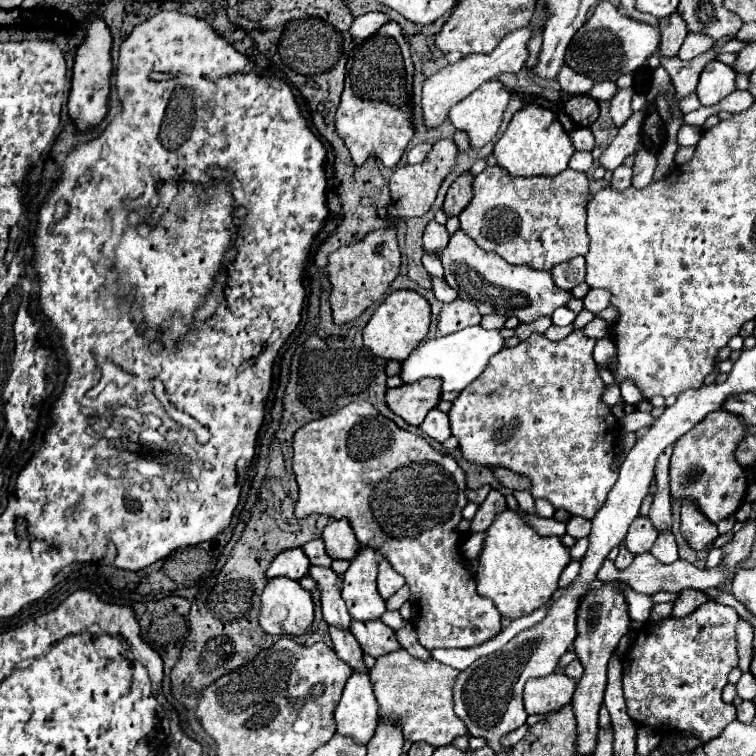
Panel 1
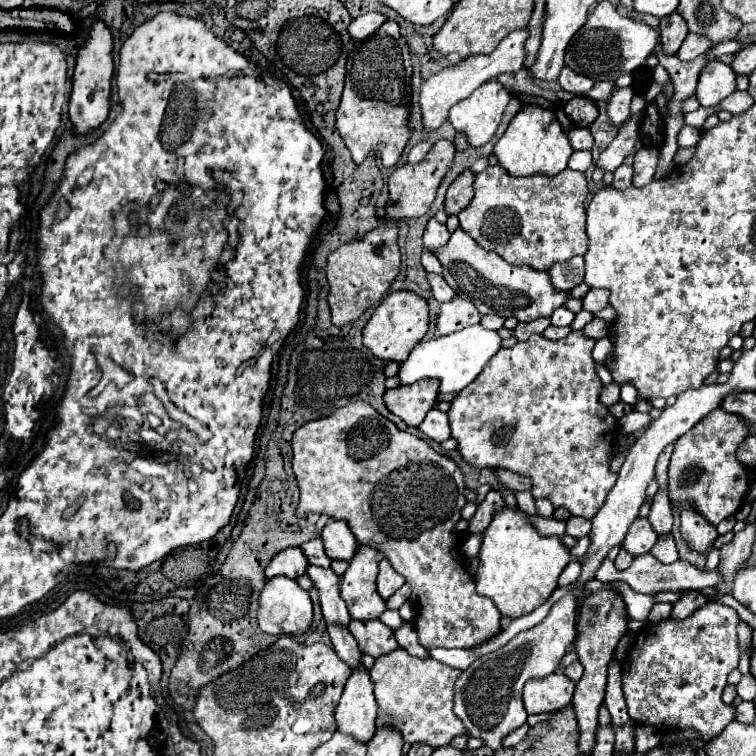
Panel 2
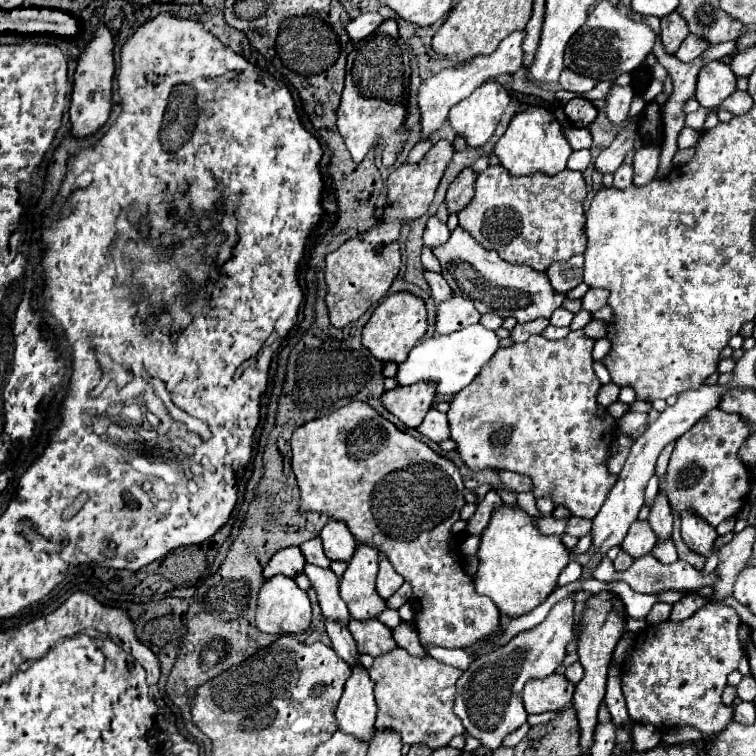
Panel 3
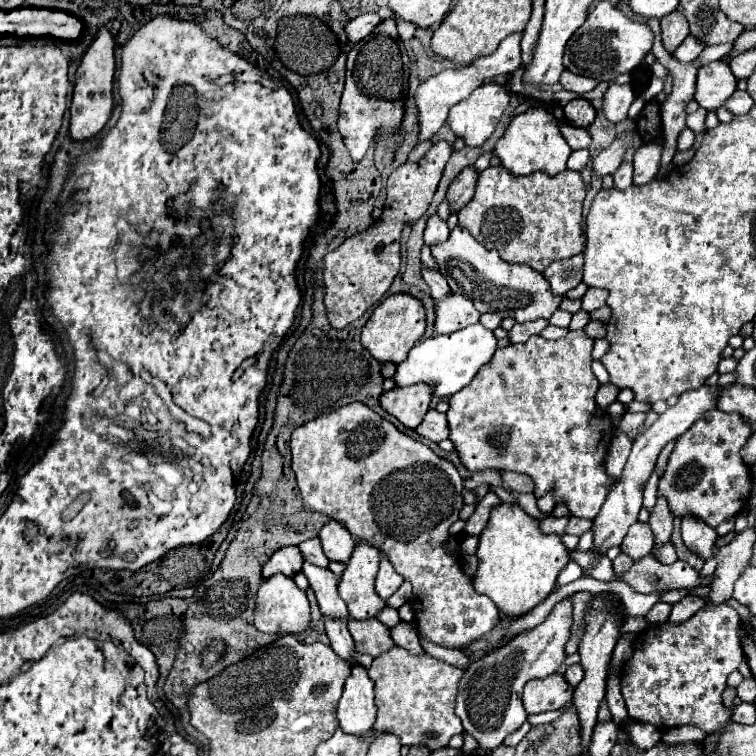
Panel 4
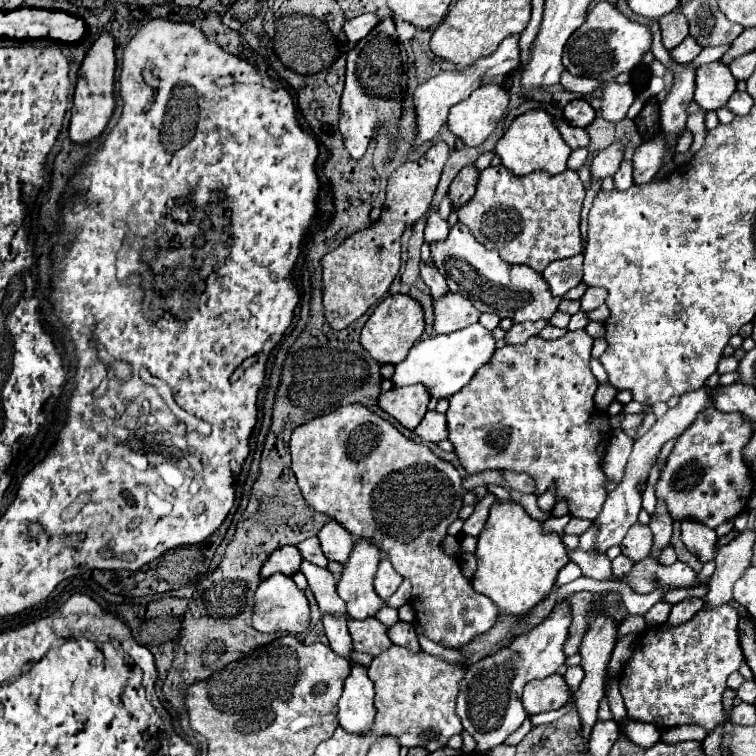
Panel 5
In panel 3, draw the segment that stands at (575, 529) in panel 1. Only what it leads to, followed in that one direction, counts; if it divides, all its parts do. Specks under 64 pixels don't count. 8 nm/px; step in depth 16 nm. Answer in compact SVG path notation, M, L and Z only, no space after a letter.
M570 516L568 518L568 526L566 526L566 534L570 536L576 536L576 538L582 538L584 534L590 532L590 520L584 520L584 518L574 518Z

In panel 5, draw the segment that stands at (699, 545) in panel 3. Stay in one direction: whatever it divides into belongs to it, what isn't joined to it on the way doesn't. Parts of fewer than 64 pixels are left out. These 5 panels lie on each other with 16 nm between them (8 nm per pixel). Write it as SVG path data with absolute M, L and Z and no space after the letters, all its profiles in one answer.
M682 520L682 542L702 562L708 562L716 556L716 532L698 520Z

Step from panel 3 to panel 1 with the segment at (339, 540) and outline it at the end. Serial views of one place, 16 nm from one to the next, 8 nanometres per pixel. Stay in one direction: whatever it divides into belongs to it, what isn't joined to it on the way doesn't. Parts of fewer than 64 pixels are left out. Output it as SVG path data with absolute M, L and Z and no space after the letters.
M348 520L330 522L324 528L322 540L326 544L326 552L330 554L330 558L352 560L360 550L360 544L358 544L358 540L354 536L354 530L352 530Z

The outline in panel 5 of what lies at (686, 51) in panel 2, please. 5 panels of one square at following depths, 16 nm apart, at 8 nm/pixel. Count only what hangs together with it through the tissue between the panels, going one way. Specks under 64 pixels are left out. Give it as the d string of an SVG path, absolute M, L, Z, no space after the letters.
M686 36L684 42L670 52L670 56L672 56L676 62L680 62L680 64L688 64L688 62L692 62L700 52L702 52L702 48L700 48L700 44L696 42L696 38Z

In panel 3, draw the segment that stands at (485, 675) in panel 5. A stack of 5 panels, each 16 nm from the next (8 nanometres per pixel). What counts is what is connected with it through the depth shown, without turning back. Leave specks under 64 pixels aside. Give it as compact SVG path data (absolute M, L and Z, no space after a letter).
M578 592L568 594L566 598L562 598L560 602L554 604L554 608L550 610L550 614L546 616L546 620L538 626L534 626L532 630L520 632L518 636L514 636L506 646L498 648L496 652L490 652L486 656L480 656L478 660L474 660L468 670L462 672L462 676L456 682L456 700L454 700L454 712L456 716L462 720L466 732L474 738L478 738L482 742L482 746L498 750L502 746L504 736L508 736L510 732L514 732L516 728L520 728L526 722L526 710L522 706L522 688L530 678L546 678L548 674L556 672L556 668L560 666L562 658L566 656L566 646L568 642L574 638L574 596Z

